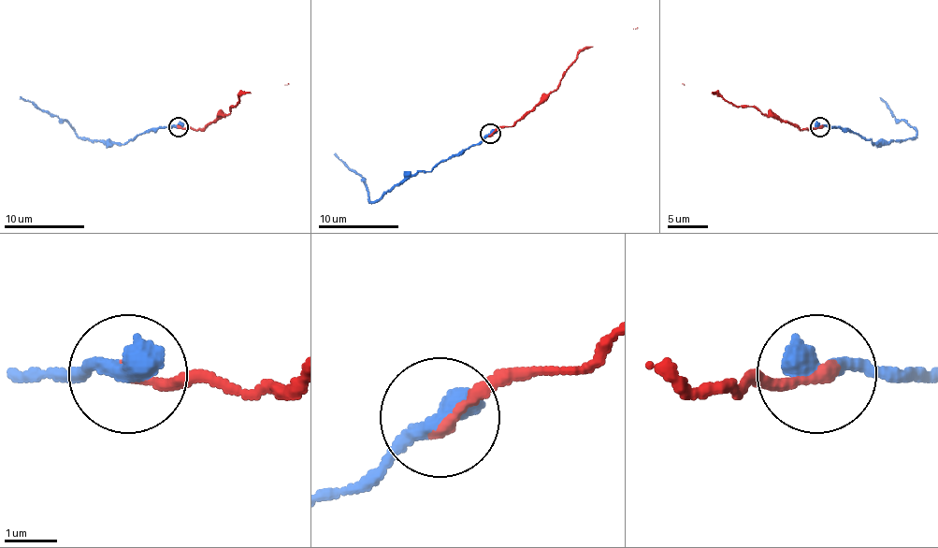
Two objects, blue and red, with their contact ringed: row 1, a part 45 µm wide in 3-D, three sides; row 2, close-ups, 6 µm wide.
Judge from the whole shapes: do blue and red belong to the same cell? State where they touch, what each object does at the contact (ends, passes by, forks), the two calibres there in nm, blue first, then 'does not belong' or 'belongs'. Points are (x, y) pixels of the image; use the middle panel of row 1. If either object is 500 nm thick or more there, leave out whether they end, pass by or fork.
at (490, 134); 500 nm thick on the blue side, 240 nm on the other; belongs

